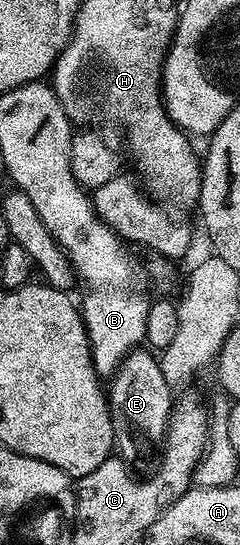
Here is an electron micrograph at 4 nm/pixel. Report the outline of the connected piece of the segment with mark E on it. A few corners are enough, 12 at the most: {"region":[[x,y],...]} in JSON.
{"region":[[153,350],[129,351],[109,380],[117,458],[153,460],[172,388]]}

